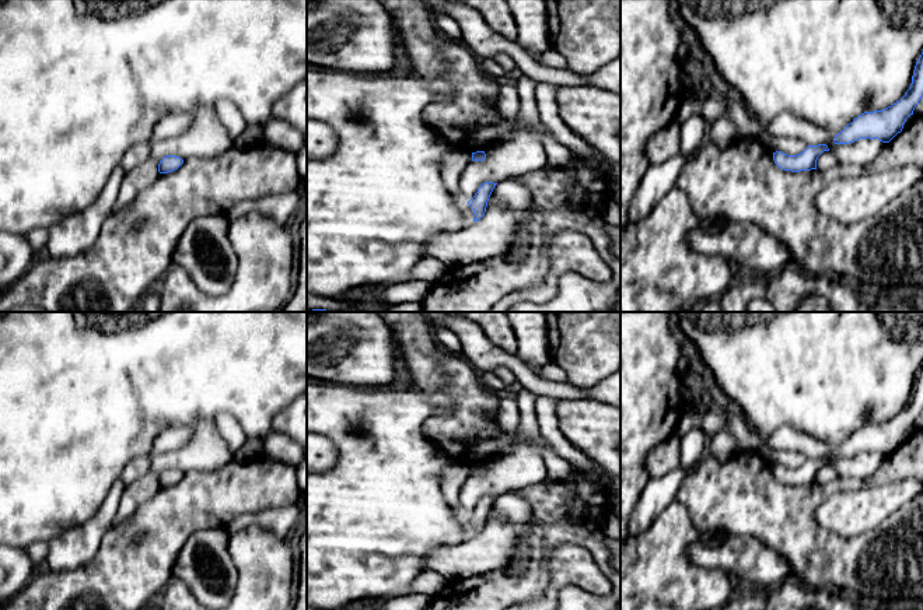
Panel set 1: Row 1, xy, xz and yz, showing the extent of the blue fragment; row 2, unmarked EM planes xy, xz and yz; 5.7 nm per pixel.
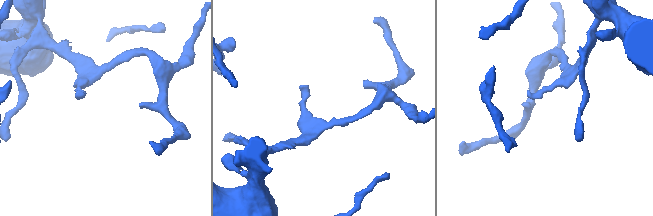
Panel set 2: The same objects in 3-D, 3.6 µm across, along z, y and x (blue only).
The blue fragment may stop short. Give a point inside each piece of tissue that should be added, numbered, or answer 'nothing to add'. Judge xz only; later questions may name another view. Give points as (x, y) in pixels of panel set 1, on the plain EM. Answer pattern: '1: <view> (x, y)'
nothing to add

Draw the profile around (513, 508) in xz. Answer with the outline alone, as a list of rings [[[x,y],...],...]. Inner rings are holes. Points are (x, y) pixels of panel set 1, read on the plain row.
[[[510,492],[494,499],[487,519],[499,518],[513,523],[528,523],[531,520],[531,505],[520,495]]]

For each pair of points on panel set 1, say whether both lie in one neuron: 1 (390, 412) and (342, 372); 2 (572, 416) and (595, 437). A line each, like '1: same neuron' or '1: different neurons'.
1: different neurons
2: same neuron

